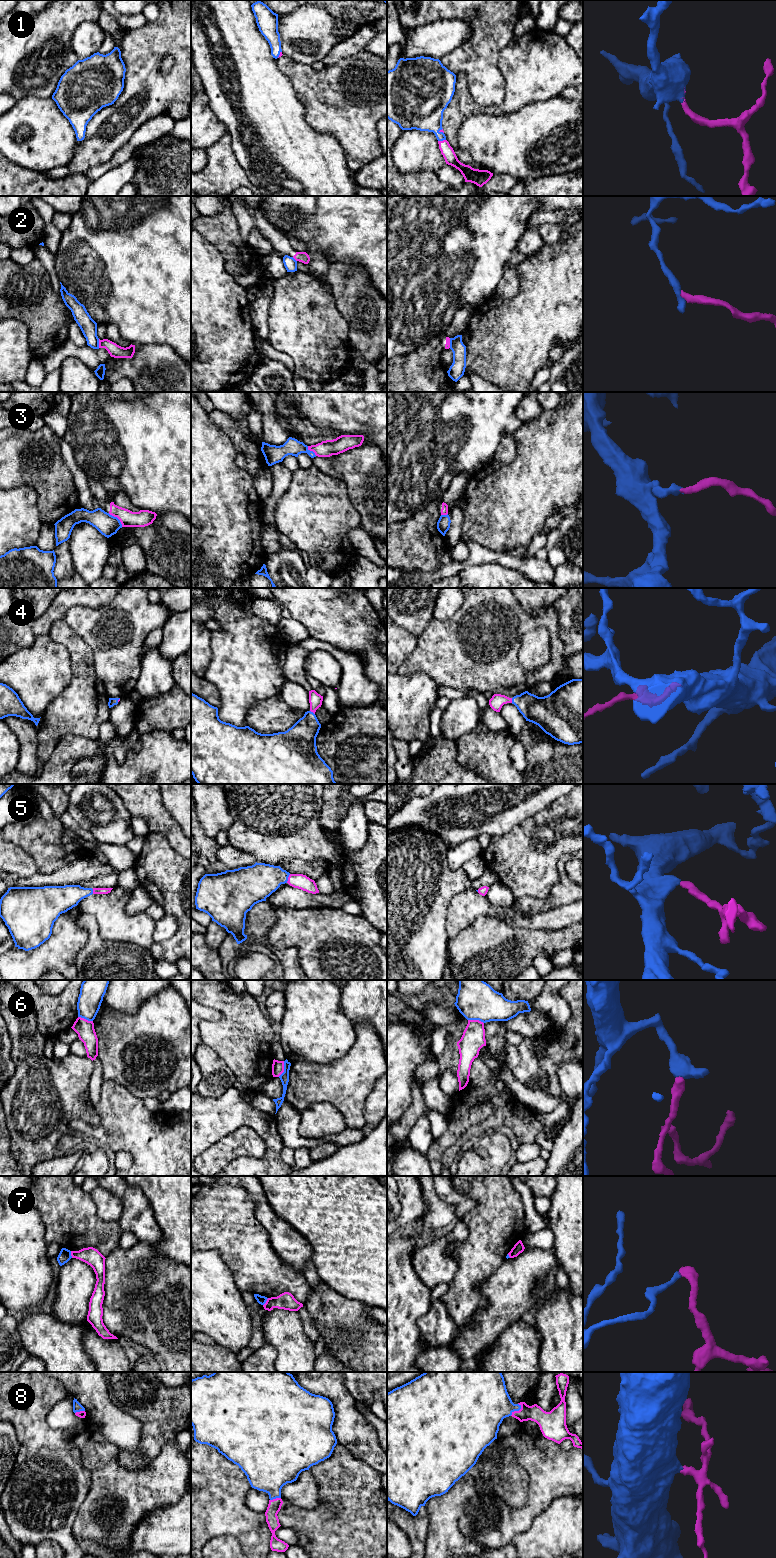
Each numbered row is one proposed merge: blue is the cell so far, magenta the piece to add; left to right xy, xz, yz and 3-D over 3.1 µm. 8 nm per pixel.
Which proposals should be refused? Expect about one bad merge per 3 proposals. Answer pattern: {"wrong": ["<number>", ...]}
{"wrong": ["2", "3", "6", "7"]}

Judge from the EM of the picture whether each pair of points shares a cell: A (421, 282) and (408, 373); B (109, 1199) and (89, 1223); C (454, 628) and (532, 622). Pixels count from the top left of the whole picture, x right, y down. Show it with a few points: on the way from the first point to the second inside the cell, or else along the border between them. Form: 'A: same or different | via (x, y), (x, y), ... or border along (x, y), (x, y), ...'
A: different | border along (428, 343), (422, 344), (413, 351), (397, 356)
B: different | border along (89, 1194), (96, 1214), (117, 1222)
C: same | via (473, 628), (487, 628), (492, 623), (513, 622)

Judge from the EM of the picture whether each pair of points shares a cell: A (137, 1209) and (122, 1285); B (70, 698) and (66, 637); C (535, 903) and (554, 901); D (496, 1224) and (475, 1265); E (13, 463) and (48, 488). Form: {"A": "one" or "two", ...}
{"A": "two", "B": "one", "C": "one", "D": "one", "E": "one"}

